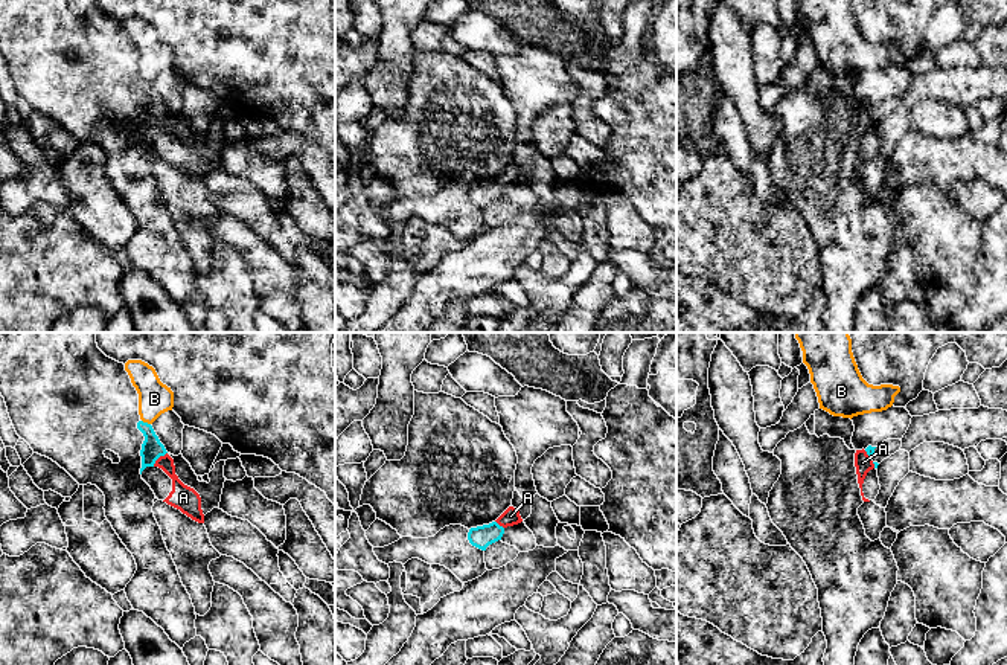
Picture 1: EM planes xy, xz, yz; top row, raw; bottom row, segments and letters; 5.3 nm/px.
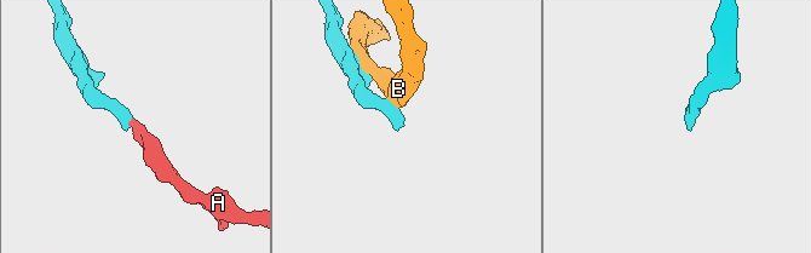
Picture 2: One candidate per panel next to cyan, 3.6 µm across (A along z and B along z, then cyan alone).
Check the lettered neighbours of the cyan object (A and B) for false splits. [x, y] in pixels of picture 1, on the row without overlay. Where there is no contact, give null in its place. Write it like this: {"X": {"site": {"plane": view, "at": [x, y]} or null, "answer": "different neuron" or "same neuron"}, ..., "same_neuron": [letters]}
{"A": {"site": {"plane": "xy", "at": [159, 115]}, "answer": "same neuron"}, "B": {"site": {"plane": "xy", "at": [147, 81]}, "answer": "different neuron"}, "same_neuron": ["A"]}

